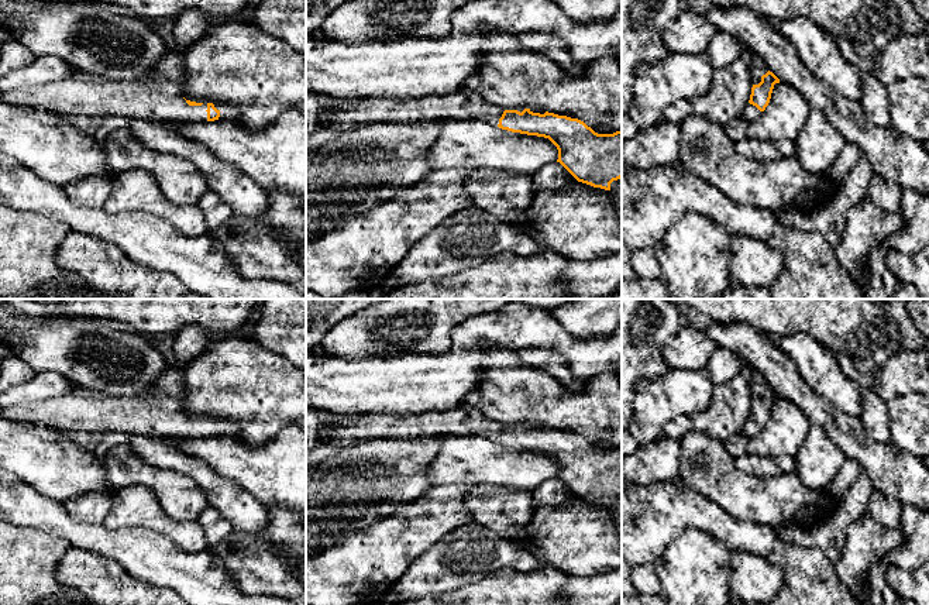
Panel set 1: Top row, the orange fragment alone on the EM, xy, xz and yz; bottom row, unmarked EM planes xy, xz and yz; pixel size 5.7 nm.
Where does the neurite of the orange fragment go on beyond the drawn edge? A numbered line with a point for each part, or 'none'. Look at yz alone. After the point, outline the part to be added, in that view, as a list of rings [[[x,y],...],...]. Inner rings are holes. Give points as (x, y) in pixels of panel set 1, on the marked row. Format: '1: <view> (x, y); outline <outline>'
1: yz (759, 68); outline [[[756,56],[751,66],[753,85],[758,85],[761,82],[761,76],[765,75],[767,72],[768,72],[768,68],[758,56]]]

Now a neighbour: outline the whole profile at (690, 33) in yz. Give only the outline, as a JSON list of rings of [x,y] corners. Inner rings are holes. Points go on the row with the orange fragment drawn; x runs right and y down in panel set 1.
[[[691,8],[670,21],[663,32],[663,41],[670,54],[705,54],[718,32],[705,17]]]

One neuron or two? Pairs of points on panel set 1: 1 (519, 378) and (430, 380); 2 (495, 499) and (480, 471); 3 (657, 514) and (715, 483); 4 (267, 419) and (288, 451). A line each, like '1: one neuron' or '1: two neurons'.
1: two neurons
2: two neurons
3: two neurons
4: two neurons

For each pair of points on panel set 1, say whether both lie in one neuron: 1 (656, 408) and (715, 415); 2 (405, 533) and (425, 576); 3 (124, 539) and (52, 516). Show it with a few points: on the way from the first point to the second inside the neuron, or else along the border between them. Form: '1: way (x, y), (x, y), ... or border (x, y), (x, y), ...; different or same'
1: border (715, 385), (711, 394), (711, 404), (690, 418); different
2: border (441, 538), (422, 552), (394, 583); different
3: way (106, 539), (90, 538), (71, 530); same

